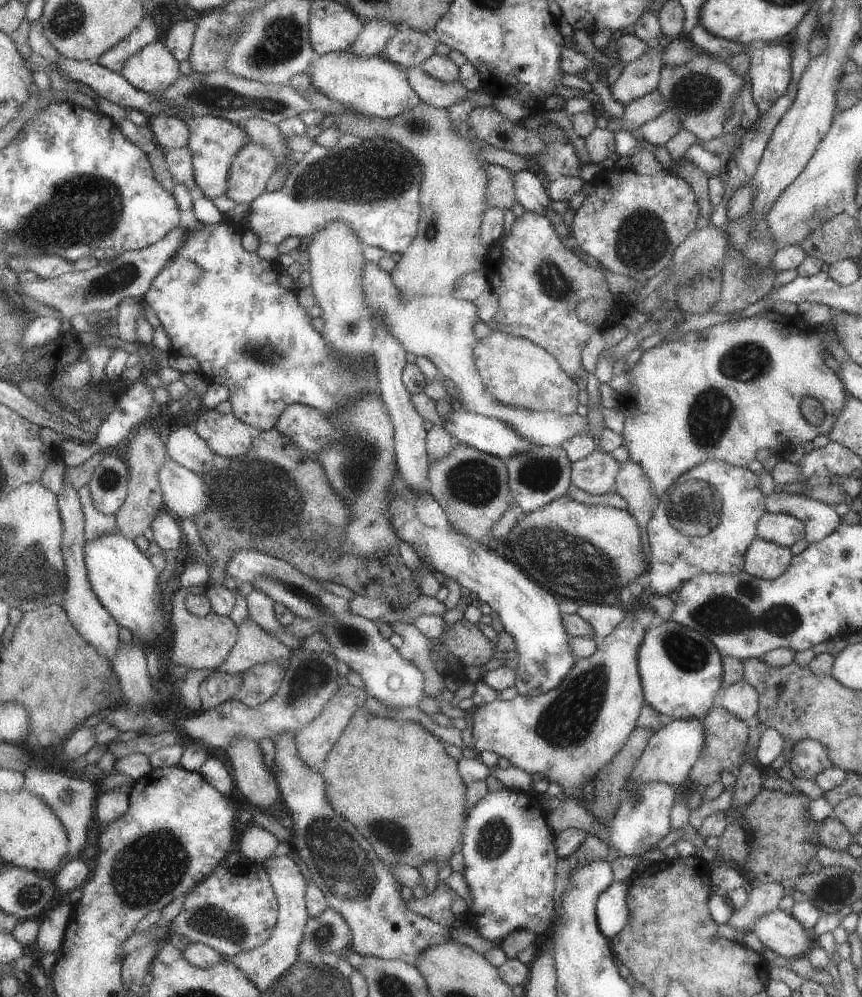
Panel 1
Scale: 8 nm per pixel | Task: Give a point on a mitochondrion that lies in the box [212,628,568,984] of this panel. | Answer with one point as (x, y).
(339, 856)

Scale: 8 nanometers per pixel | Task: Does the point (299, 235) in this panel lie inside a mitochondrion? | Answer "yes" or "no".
no

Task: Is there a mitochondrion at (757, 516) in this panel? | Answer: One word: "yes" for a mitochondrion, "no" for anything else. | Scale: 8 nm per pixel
no

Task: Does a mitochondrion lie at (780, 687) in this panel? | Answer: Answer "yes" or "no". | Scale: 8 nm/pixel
no

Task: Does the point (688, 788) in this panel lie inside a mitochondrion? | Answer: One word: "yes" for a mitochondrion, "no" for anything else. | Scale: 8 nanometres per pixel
no

